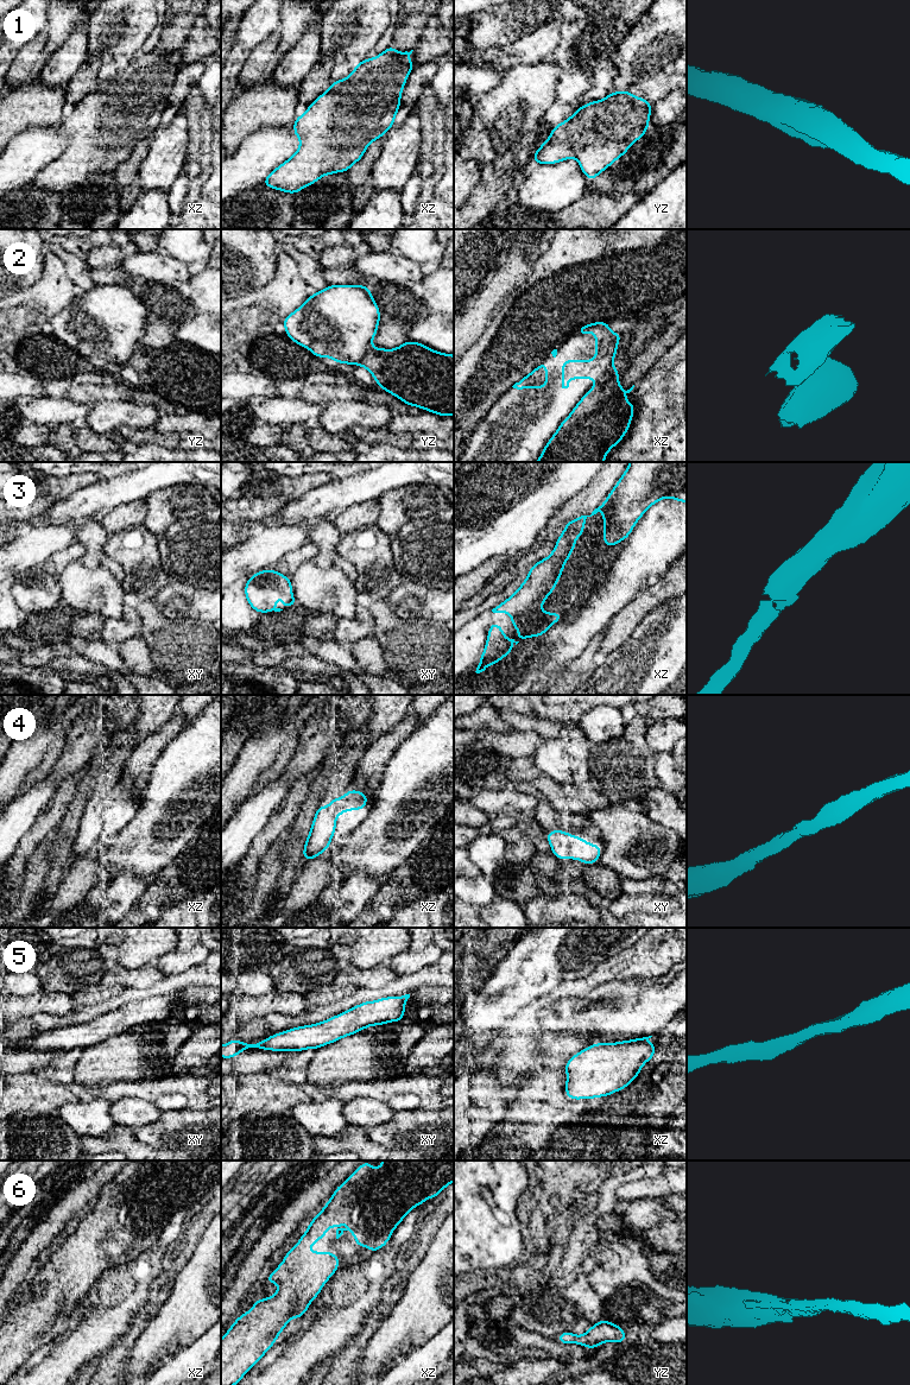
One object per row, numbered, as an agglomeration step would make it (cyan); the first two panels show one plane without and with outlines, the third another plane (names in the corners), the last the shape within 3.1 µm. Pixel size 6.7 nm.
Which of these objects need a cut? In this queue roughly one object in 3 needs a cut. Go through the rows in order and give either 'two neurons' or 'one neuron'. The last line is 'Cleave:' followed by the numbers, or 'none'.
1: one neuron
2: two neurons
3: one neuron
4: one neuron
5: one neuron
6: one neuron
Cleave: 2

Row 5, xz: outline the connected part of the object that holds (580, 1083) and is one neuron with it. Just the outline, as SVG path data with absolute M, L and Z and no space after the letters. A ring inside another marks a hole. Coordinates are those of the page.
M652 1036L617 1043L595 1043L571 1056L564 1065L564 1071L568 1075L565 1080L565 1096L574 1100L601 1096L609 1098L612 1093L617 1093L626 1088L637 1079L643 1065L653 1058L657 1045L649 1042L651 1037Z

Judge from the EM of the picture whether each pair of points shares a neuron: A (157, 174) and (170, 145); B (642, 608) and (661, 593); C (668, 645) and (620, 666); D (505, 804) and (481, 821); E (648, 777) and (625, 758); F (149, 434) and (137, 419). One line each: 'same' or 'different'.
A: same
B: same
C: same
D: different
E: same
F: different

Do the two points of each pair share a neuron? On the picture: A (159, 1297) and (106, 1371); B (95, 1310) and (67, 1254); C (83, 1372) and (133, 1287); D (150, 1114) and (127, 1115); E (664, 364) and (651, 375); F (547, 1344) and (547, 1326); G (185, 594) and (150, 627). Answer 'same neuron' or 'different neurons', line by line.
A: same neuron
B: different neurons
C: different neurons
D: same neuron
E: same neuron
F: different neurons
G: different neurons

